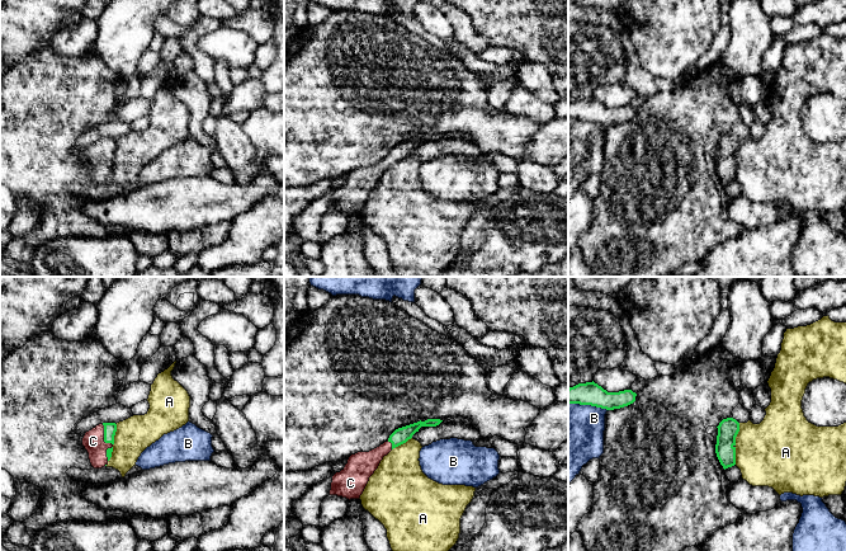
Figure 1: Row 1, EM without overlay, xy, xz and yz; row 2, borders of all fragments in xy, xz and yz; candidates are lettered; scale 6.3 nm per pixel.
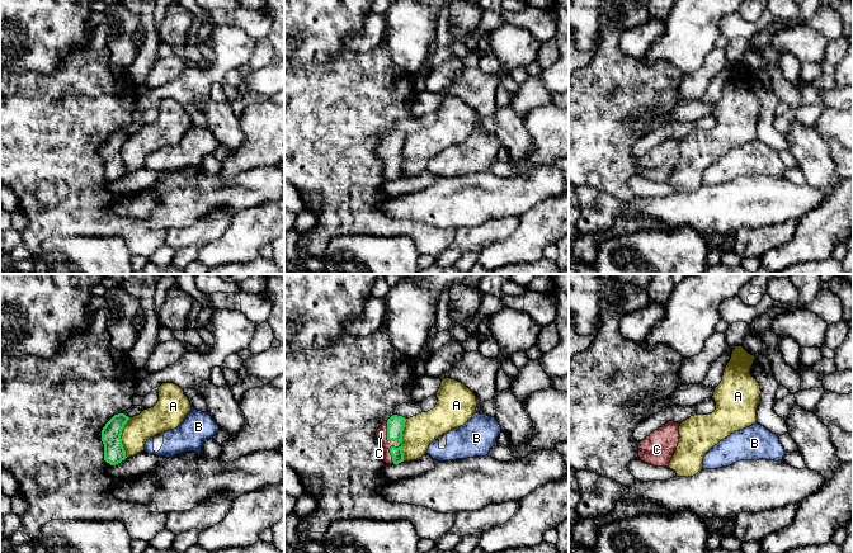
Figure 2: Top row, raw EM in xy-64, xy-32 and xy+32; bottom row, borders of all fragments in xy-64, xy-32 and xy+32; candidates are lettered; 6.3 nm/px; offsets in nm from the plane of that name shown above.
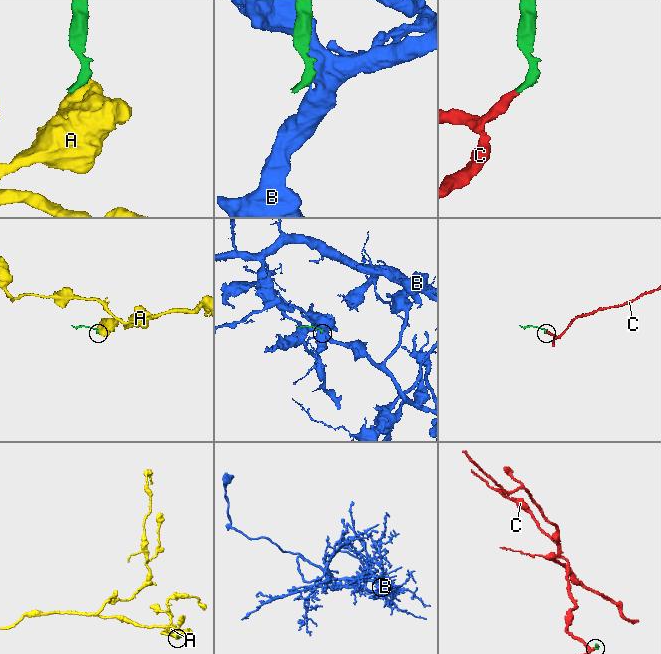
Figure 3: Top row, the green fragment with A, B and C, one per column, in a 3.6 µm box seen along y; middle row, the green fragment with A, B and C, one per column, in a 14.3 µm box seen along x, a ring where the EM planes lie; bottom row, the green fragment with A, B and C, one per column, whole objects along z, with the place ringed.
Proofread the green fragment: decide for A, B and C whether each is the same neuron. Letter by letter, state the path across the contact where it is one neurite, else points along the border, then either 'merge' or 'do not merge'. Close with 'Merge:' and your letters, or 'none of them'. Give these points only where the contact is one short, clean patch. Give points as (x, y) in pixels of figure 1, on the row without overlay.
A: along yz (740, 139), (735, 160) | do not merge
B: do not merge
C: across xy (109, 144), (108, 158), (93, 156) | merge
Merge: C

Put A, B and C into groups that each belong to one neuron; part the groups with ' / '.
A / B / C

